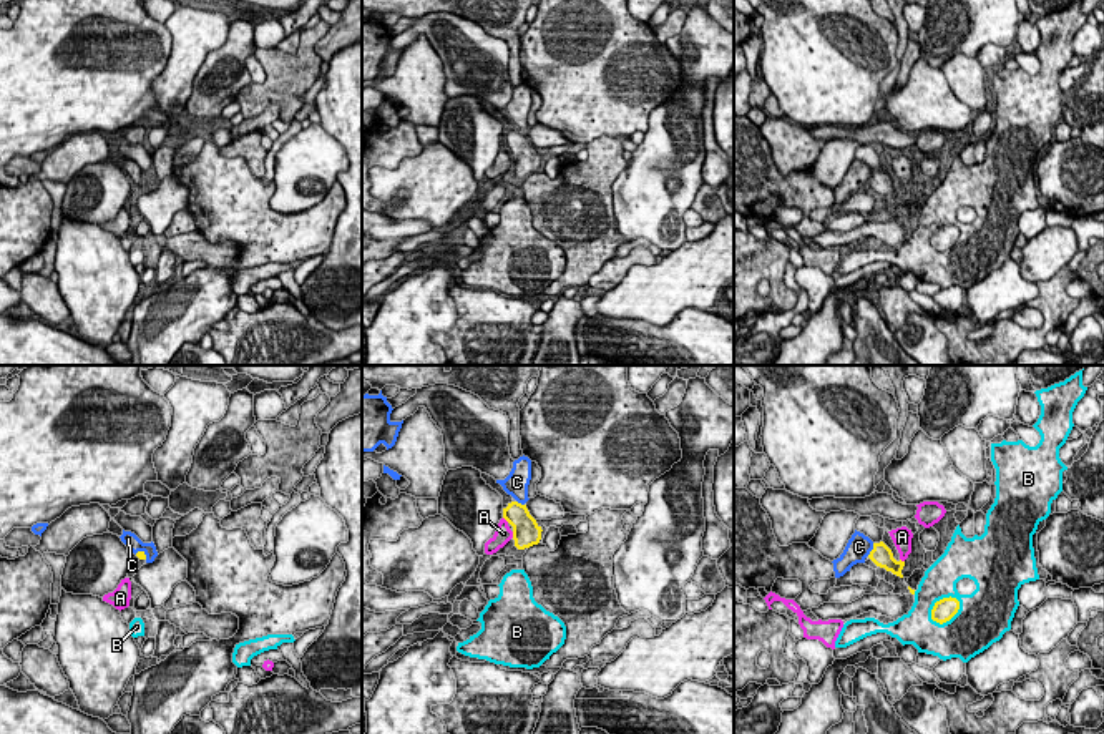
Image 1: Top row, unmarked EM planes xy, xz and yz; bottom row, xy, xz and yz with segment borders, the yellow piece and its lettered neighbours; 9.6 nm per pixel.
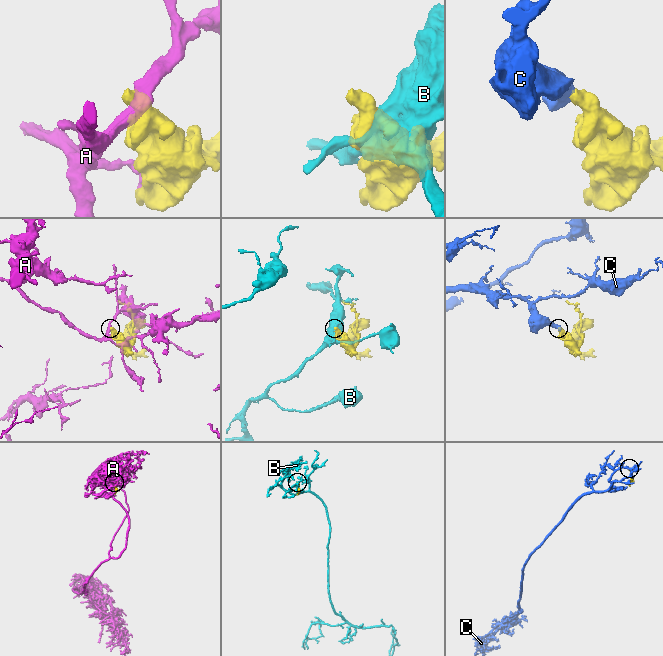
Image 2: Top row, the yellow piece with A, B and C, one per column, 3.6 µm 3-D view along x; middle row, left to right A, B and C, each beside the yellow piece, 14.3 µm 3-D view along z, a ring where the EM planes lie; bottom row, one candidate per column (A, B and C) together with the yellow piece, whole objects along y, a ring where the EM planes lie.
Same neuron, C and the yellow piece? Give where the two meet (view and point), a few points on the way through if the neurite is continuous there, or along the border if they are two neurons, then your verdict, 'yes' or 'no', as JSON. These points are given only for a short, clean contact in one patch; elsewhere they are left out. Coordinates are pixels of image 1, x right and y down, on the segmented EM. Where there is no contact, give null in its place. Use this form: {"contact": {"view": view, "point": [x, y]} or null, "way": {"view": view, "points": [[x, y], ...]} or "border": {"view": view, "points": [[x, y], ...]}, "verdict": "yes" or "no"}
{"contact": {"view": "yz", "point": [872, 550]}, "way": {"view": "yz", "points": [[880, 555], [872, 550], [859, 547]]}, "verdict": "yes"}

